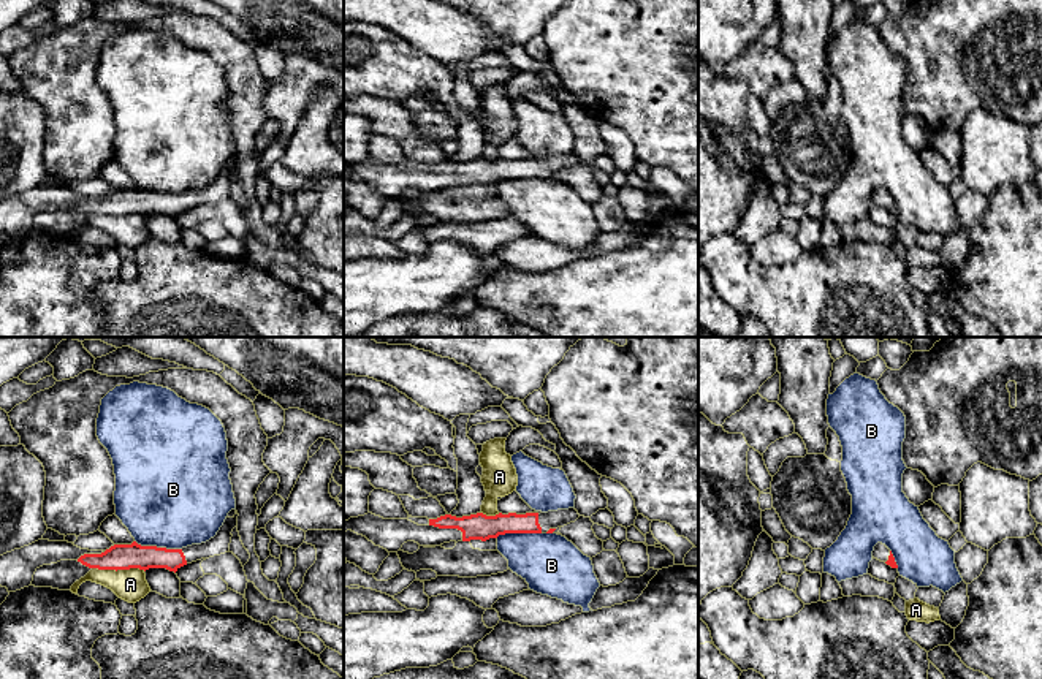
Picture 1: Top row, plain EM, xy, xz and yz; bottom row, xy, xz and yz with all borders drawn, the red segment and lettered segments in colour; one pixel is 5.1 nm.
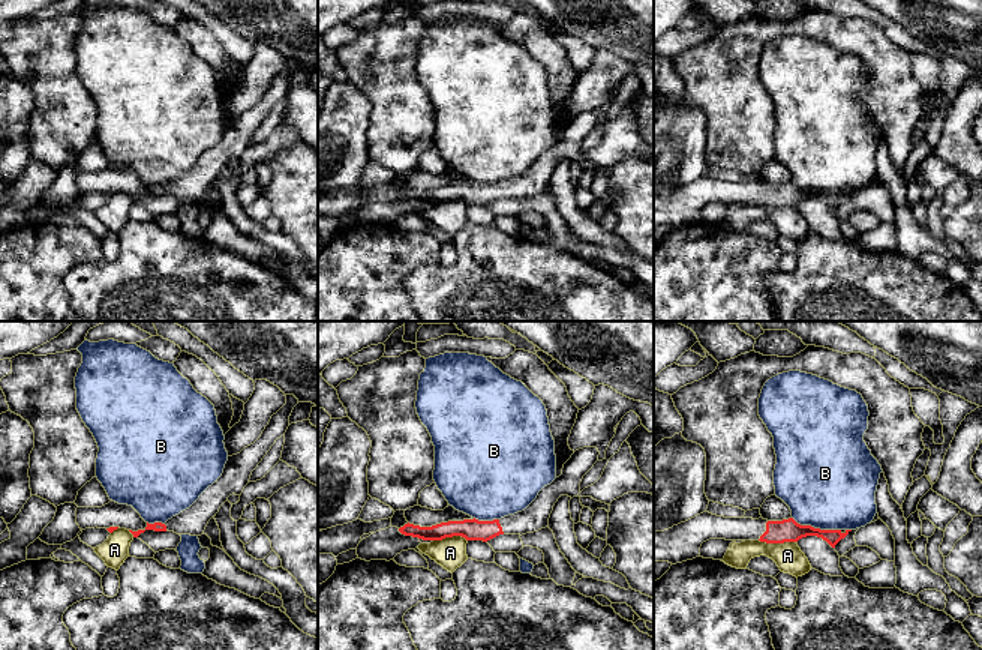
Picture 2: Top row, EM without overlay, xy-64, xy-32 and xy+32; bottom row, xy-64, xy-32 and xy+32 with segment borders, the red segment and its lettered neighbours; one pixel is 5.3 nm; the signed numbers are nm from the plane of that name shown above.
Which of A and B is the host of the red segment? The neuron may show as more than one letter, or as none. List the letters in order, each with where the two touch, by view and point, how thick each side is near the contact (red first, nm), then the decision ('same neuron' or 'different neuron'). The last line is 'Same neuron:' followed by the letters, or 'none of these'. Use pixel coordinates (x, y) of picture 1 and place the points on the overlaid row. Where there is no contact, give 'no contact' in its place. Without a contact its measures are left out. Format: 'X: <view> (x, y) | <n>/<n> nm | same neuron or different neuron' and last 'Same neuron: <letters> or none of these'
A: xy (119, 568) | 130/160 nm | different neuron
B: xy (159, 548) | 130/480 nm | different neuron
Same neuron: none of these

